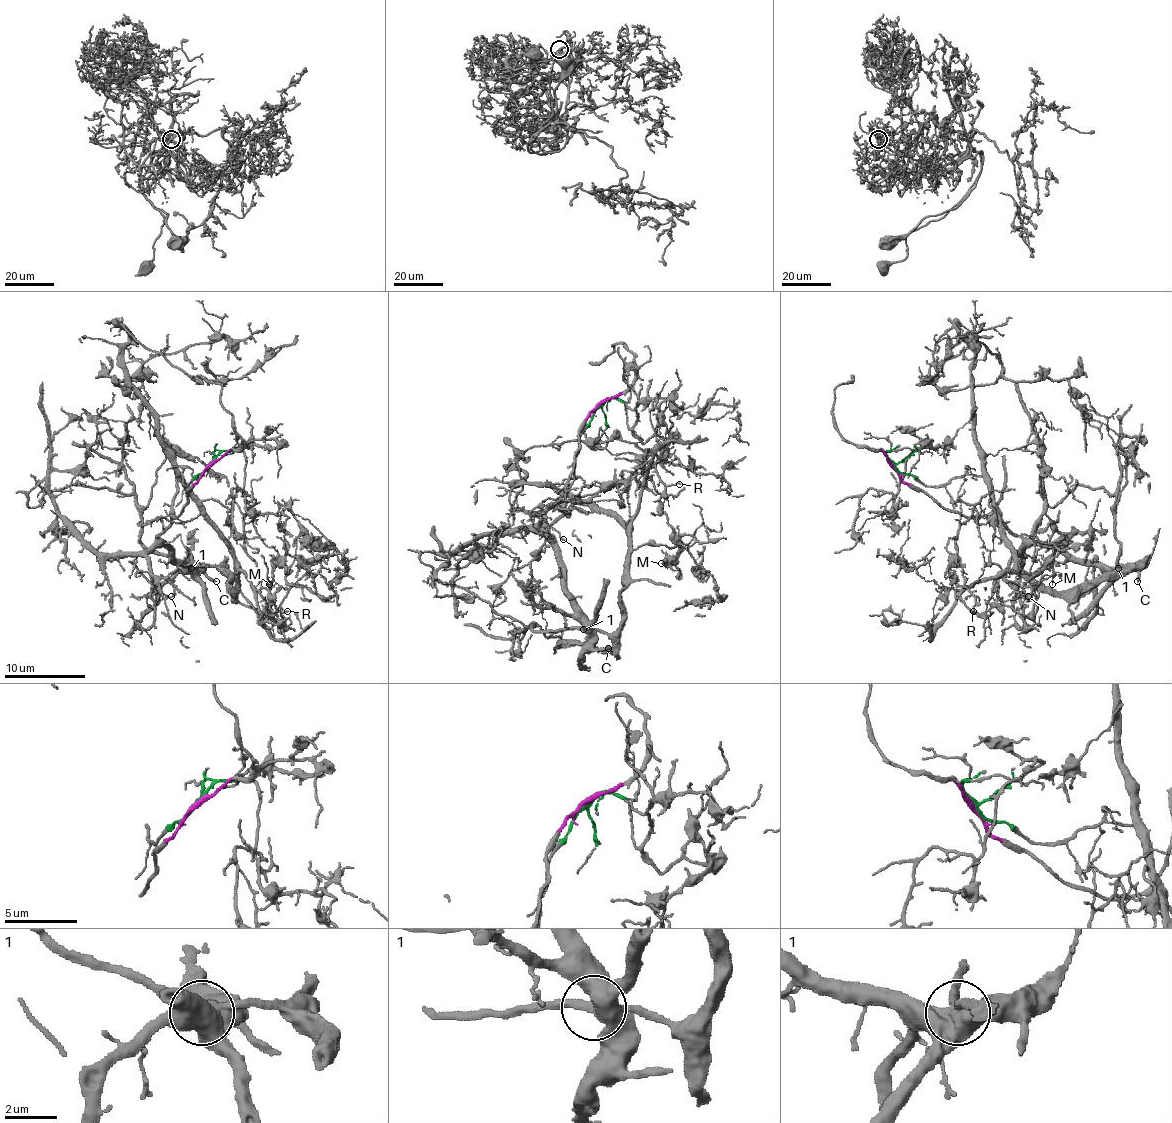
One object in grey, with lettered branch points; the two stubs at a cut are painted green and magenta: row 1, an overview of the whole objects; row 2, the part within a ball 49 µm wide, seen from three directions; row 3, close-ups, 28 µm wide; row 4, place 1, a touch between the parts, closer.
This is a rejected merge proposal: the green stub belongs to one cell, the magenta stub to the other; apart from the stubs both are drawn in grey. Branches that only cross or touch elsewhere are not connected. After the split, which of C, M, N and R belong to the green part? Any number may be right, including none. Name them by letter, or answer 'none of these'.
M, R

